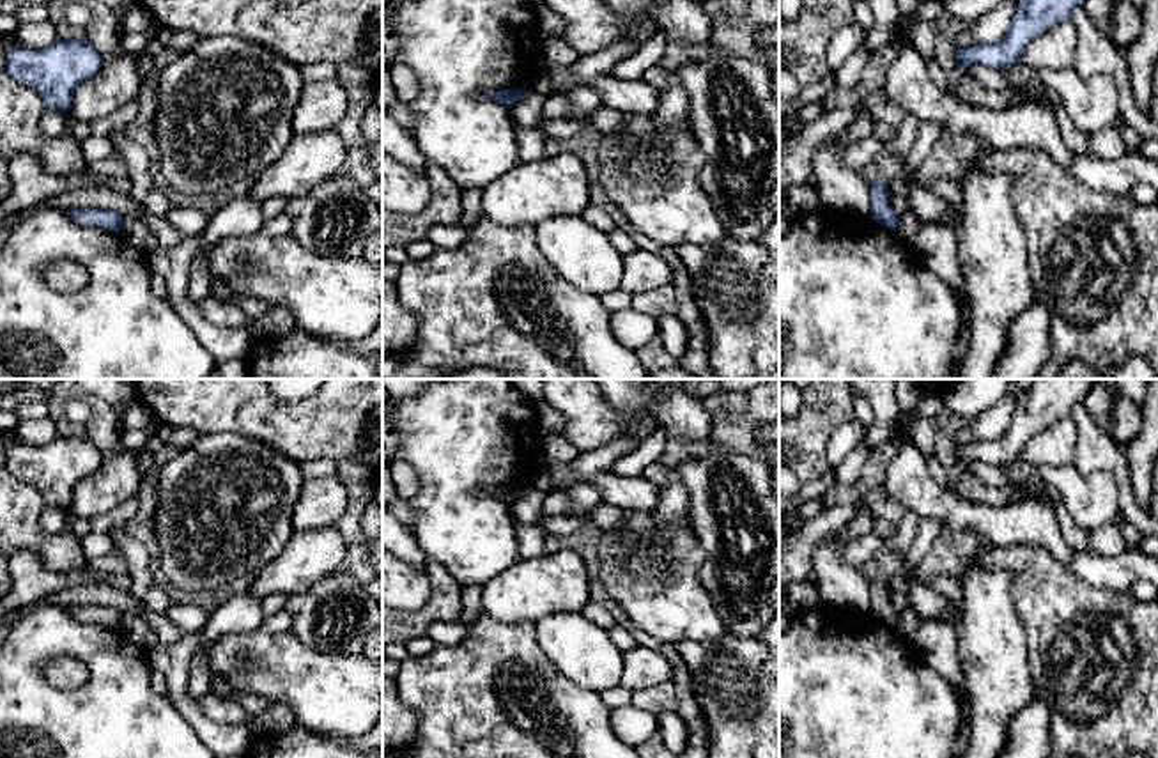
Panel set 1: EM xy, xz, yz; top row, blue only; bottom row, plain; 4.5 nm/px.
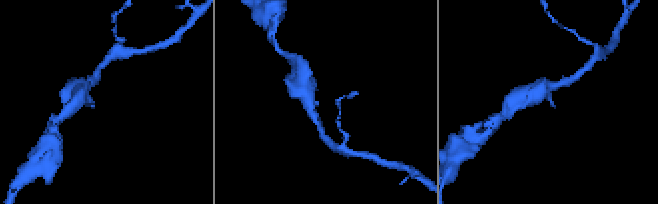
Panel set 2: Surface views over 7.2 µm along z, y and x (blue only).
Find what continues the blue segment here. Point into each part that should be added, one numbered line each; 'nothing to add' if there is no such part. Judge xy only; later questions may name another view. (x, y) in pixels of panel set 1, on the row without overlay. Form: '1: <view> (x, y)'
nothing to add

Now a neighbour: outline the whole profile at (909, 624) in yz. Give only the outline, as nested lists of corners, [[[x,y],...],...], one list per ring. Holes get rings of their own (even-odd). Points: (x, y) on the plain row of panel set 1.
[[[908,607],[898,615],[898,623],[892,627],[901,639],[915,645],[923,620]]]

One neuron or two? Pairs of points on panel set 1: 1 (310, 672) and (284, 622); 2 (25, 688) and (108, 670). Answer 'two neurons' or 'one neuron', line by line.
1: two neurons
2: one neuron

